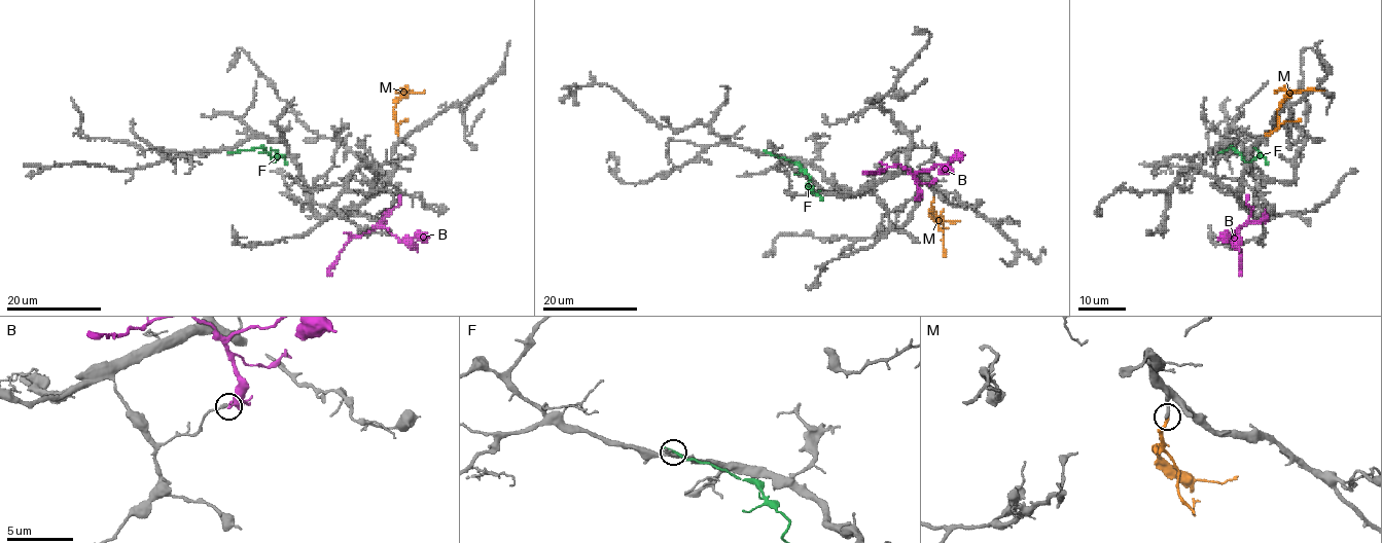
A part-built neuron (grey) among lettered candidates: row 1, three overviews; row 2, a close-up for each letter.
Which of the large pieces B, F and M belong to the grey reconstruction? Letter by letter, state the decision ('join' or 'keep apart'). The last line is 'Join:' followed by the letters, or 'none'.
B: keep apart
F: keep apart
M: join
Join: M

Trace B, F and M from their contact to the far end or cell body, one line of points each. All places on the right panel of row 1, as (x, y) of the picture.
B: (1266, 220), (1246, 222), (1233, 234), (1240, 247), (1238, 276)
F: (1220, 151), (1233, 148), (1245, 160), (1261, 155), (1267, 164)
M: (1267, 135), (1276, 127), (1280, 104), (1295, 91), (1323, 89)

